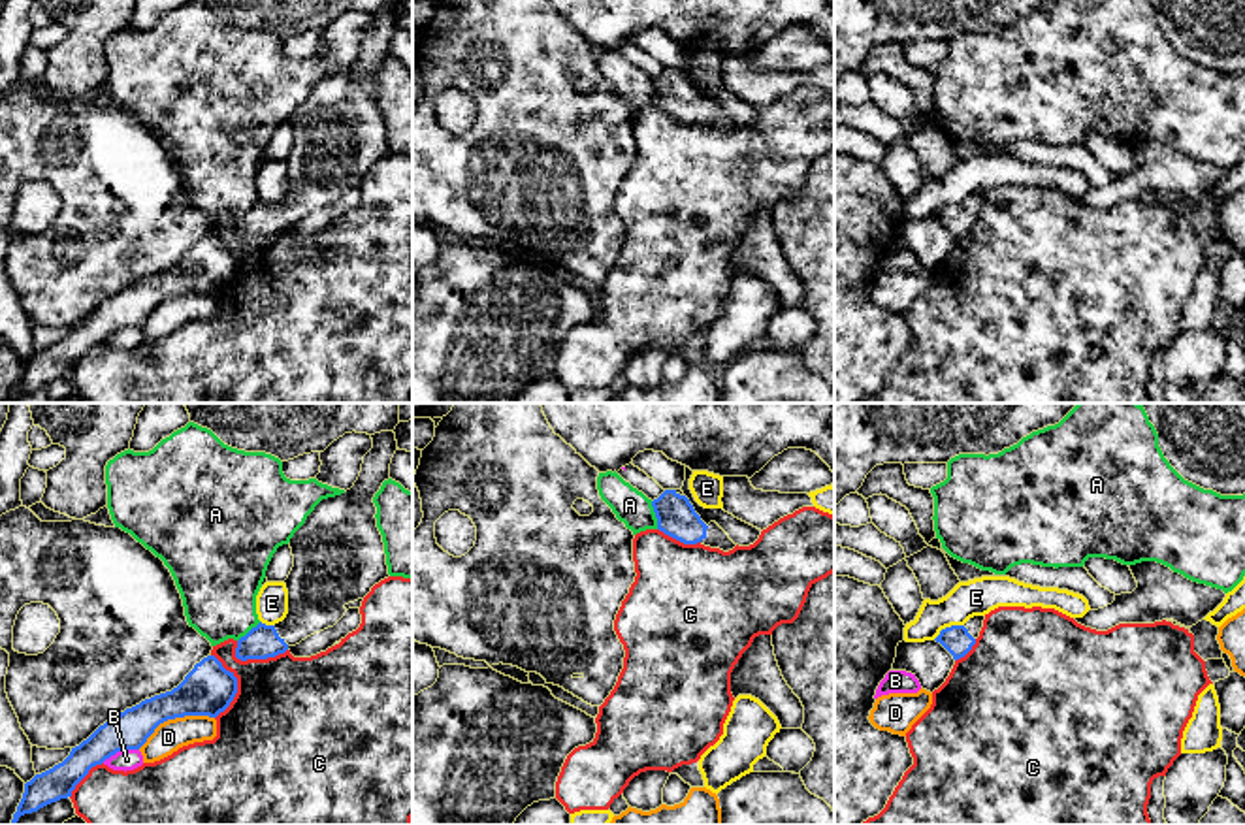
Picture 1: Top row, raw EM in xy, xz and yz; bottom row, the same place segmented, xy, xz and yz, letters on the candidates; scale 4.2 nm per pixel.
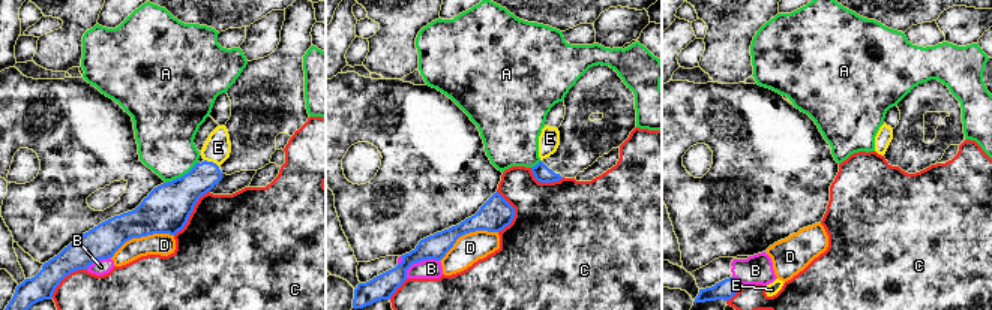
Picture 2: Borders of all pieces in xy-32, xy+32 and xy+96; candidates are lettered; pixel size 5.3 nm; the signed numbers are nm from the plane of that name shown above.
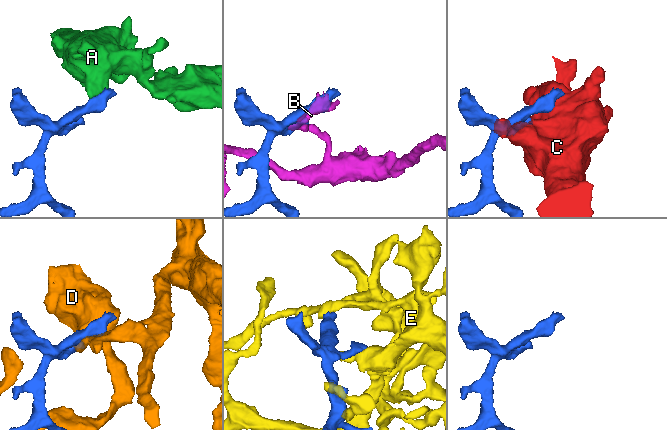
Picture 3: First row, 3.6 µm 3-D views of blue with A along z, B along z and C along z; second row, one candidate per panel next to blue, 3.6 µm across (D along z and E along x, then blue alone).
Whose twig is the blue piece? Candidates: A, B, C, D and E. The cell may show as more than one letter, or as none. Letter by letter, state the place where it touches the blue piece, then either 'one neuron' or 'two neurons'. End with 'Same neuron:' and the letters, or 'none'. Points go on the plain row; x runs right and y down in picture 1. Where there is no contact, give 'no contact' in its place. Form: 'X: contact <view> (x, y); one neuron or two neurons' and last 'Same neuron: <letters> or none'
A: contact xz (656, 93); two neurons
B: contact xy (119, 328); two neurons
C: contact xy (236, 264); two neurons
D: contact xy (174, 296); two neurons
E: contact yz (948, 206); two neurons
Same neuron: none

